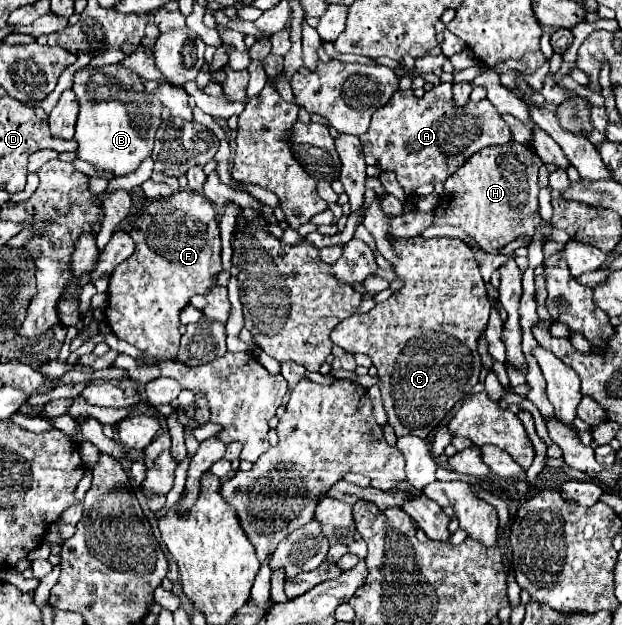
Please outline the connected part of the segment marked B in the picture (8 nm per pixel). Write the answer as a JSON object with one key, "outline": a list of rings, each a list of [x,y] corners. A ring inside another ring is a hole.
{"outline":[[[122,65],[80,69],[74,75],[72,91],[80,105],[74,133],[78,159],[90,163],[98,171],[110,171],[114,177],[136,171],[140,163],[152,155],[154,135],[162,125],[164,105],[144,89],[136,73]]]}

